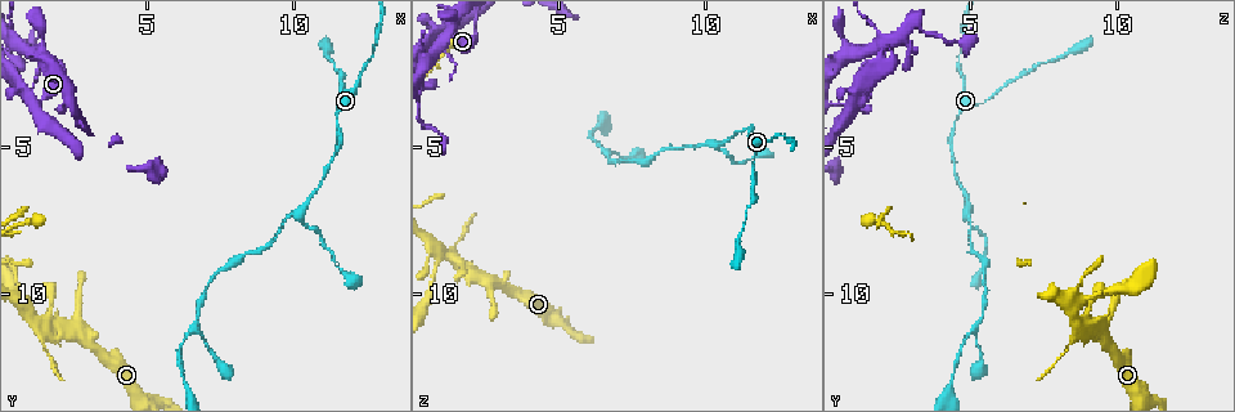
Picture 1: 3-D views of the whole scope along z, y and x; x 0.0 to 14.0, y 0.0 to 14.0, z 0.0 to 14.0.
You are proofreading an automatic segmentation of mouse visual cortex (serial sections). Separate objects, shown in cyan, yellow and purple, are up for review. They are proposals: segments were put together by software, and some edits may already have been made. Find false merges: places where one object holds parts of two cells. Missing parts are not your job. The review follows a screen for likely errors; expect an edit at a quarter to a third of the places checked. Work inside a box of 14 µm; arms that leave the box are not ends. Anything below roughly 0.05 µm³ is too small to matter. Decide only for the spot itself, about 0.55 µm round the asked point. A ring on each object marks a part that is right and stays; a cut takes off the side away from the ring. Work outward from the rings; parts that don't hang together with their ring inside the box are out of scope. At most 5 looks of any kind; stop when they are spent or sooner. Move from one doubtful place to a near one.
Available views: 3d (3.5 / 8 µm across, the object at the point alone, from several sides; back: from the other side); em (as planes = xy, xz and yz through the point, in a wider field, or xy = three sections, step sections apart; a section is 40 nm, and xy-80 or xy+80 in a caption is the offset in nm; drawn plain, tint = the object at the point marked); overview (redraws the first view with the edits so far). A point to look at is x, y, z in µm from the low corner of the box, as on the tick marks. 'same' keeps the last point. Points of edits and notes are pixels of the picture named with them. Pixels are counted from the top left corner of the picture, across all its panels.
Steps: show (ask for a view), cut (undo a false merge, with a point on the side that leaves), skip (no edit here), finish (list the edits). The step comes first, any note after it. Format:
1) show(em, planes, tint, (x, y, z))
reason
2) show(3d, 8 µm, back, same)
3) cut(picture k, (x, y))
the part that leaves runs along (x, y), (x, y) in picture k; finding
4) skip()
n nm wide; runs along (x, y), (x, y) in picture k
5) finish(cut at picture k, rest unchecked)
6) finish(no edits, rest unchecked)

show(3d, 3.5 µm, (0.9, 10.4, 8.6))

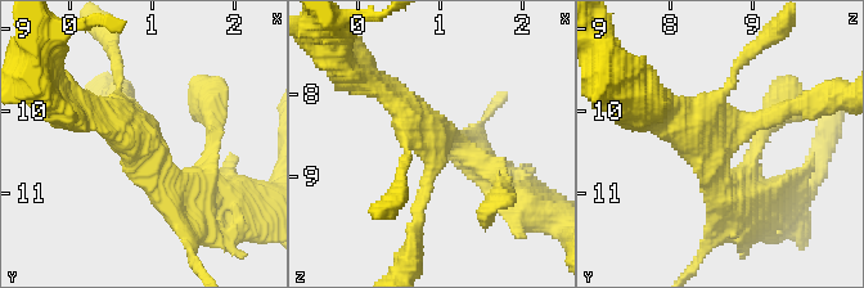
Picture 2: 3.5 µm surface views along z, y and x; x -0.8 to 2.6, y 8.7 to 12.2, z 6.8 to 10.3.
show(em, xy, step 1, tint, (0.90, 10.45, 8.45))

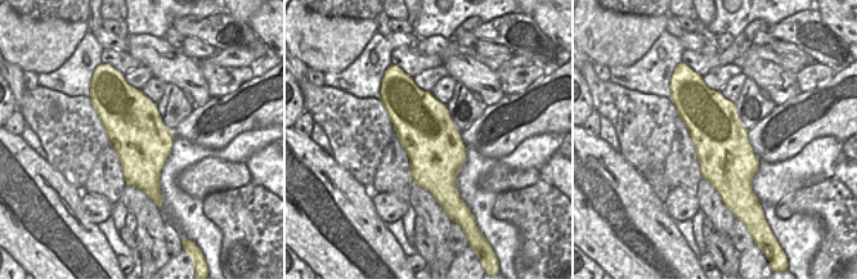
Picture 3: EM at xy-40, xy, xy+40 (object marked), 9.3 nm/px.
skip()
runs along (198, 194), (147, 166), (131, 111) in picture 2; continuous, no second cell

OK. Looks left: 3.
show(3d, 3.5 µm, (10.3, 7.3, 4.9))
two arms in line, one across

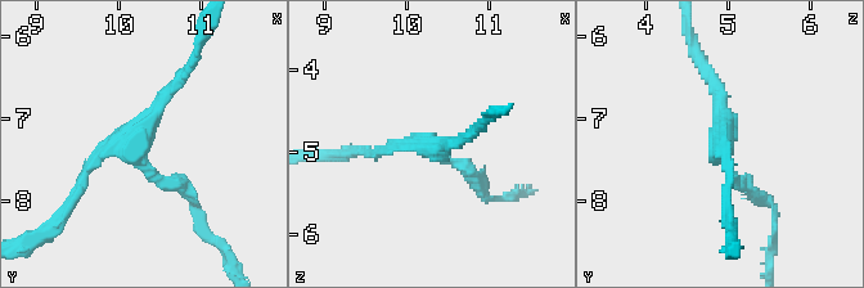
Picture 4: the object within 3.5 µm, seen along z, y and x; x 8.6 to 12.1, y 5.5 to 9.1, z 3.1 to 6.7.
show(em, planes, tint, (10.20, 7.25, 4.95))
3 arms; arms of 150, 150, 150 nm; shape alone is not enough

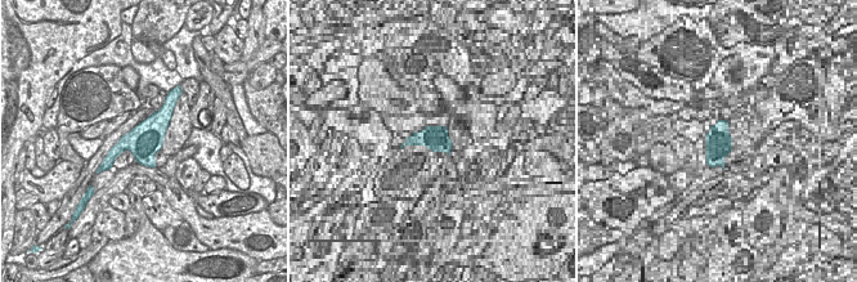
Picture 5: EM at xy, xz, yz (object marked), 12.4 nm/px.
skip()
runs along (706, 70), (727, 117), (727, 193) in picture 4; one cell here

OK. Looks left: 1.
finish(no edits, rest unchecked)

